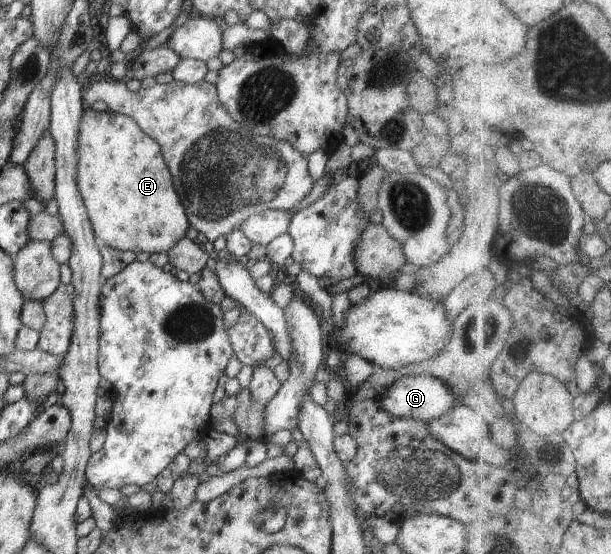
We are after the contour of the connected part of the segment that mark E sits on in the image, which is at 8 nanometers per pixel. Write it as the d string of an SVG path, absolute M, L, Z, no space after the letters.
M92 107L84 110L78 131L78 170L76 182L82 202L94 231L94 236L102 245L119 251L168 252L174 243L186 235L190 227L187 214L181 200L173 189L173 177L163 161L161 149L152 137L149 137L138 123L128 115L117 112L98 112Z

